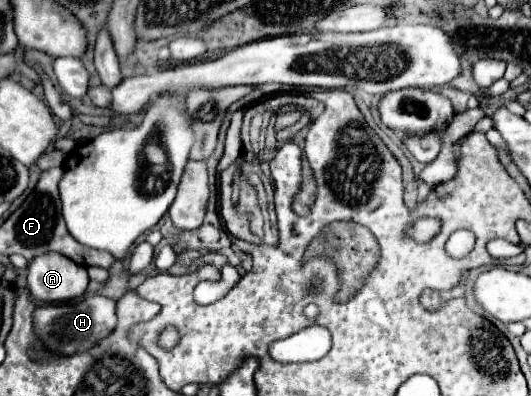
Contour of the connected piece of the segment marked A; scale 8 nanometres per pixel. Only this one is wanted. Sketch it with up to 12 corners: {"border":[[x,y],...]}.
{"border":[[59,253],[27,267],[37,303],[81,299],[87,269]]}

